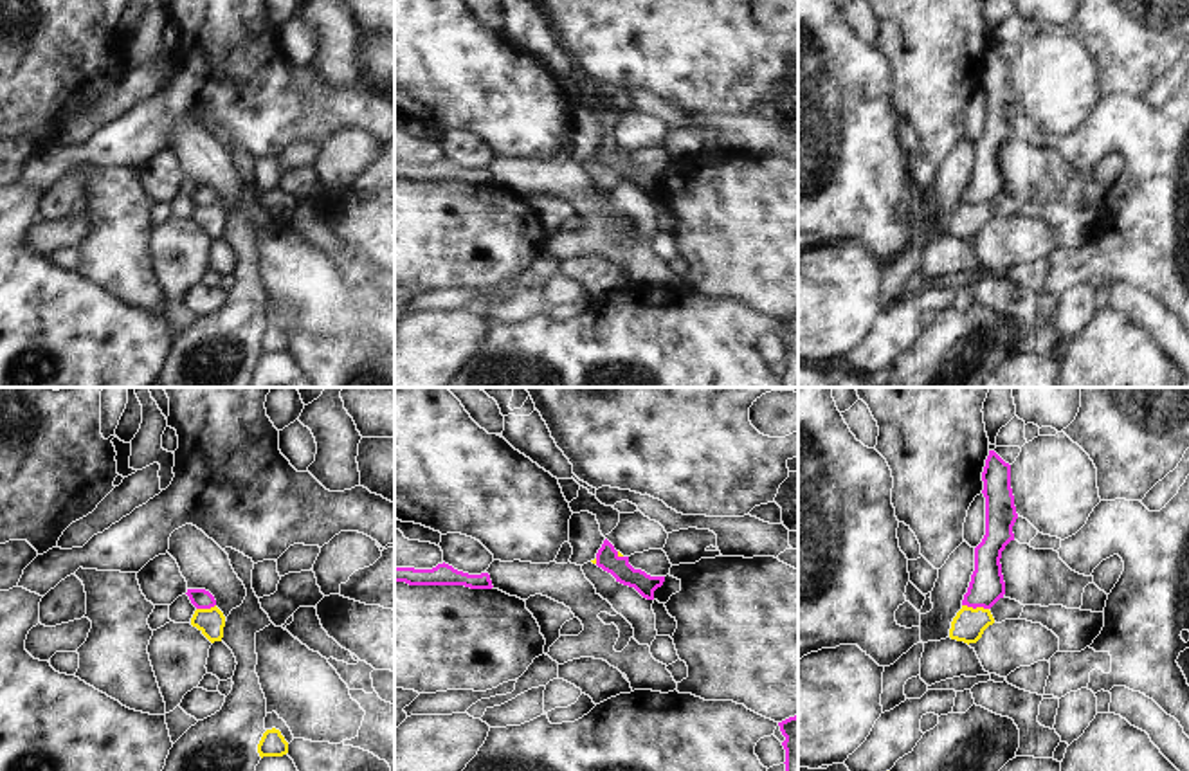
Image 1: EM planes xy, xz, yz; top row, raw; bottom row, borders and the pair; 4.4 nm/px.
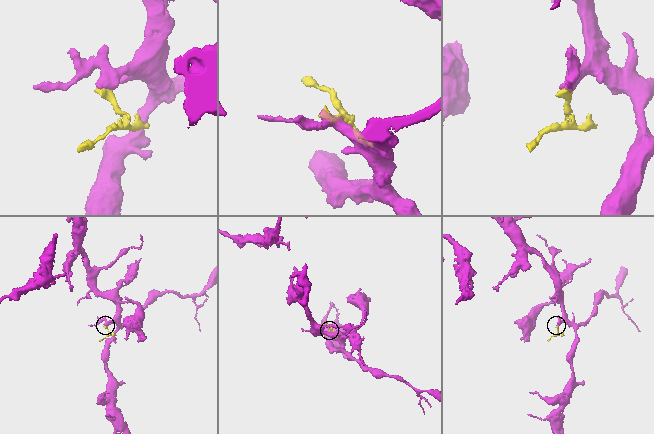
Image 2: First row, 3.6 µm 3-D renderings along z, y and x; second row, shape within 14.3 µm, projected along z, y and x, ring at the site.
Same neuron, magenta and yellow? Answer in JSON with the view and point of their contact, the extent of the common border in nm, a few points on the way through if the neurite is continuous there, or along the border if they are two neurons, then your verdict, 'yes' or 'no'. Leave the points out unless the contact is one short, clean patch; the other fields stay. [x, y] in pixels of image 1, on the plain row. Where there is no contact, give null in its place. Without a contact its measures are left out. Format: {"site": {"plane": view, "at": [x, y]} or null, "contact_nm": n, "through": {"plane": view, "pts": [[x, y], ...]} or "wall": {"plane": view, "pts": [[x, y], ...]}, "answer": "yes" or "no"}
{"site": {"plane": "yz", "at": [975, 204]}, "contact_nm": 120, "wall": {"plane": "yz", "pts": [[962, 200], [988, 206]]}, "answer": "no"}

